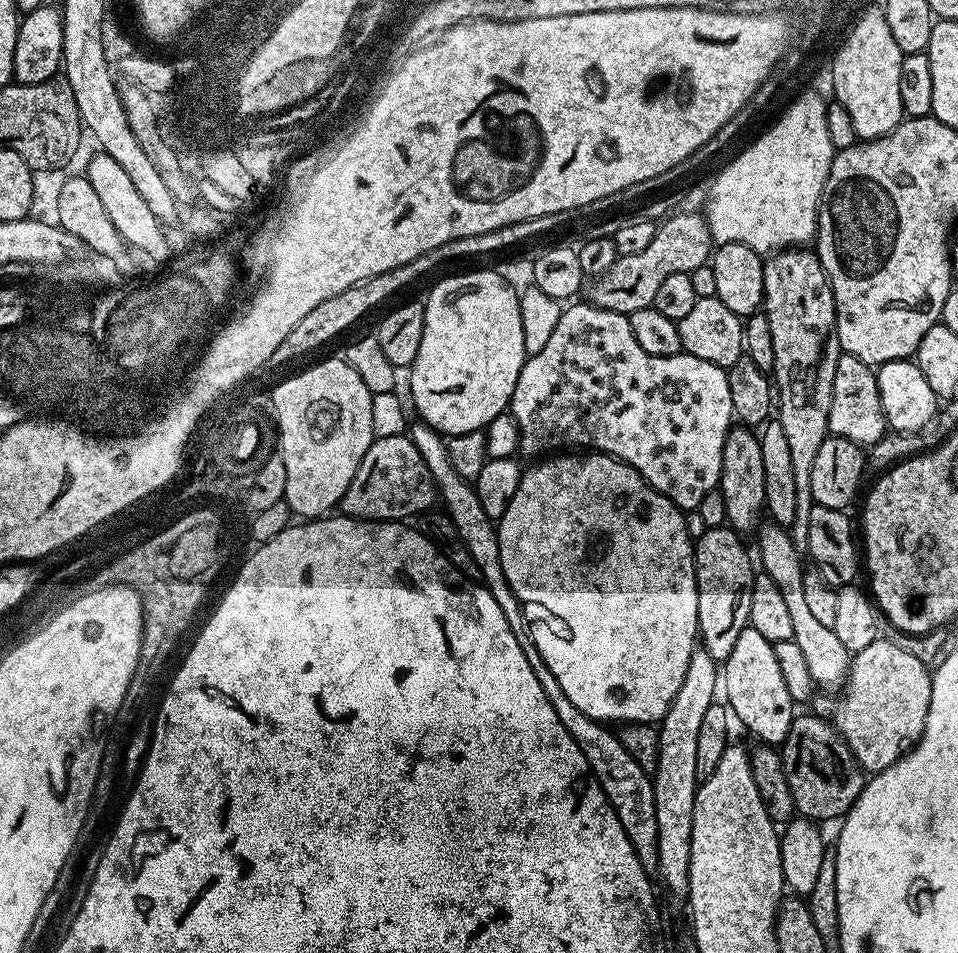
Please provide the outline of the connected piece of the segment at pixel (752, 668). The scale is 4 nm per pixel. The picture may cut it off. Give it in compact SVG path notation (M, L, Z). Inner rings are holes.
M751 626L744 628L742 634L738 634L738 642L734 642L734 650L730 650L730 658L722 664L722 696L731 715L735 719L737 716L757 736L759 743L780 746L786 734L790 734L794 705L772 646L758 630Z

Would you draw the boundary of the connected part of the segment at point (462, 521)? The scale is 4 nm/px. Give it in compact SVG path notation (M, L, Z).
M416 422L409 427L408 435L422 454L423 461L426 462L427 469L430 470L431 478L436 483L437 493L445 512L451 518L451 522L458 533L460 540L467 548L471 556L473 567L480 572L481 581L485 588L494 598L495 602L502 609L502 614L513 630L514 636L518 638L518 646L526 655L526 660L530 663L530 668L534 673L534 678L542 685L546 698L550 701L550 706L554 708L558 720L565 726L567 732L574 742L579 744L587 764L591 766L592 773L595 774L600 789L606 794L612 809L622 823L622 828L626 831L626 836L638 855L642 868L649 874L657 873L658 864L658 820L655 817L654 790L651 775L642 766L630 757L626 748L622 746L619 735L610 732L607 725L597 720L590 719L588 715L582 714L580 710L567 698L562 688L558 684L557 678L550 673L550 668L542 661L538 654L537 647L533 640L528 636L527 624L524 620L523 605L514 595L512 587L506 582L505 571L502 570L501 548L498 542L497 525L490 519L482 504L475 487L467 480L462 479L450 462L447 441L439 432L433 430L428 424Z

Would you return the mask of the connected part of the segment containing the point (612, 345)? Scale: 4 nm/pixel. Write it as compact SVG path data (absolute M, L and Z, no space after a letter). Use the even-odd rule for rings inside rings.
M591 302L576 303L569 303L561 311L558 326L553 336L546 341L546 347L540 353L527 357L522 366L522 374L518 374L518 386L514 386L510 414L520 431L519 451L525 452L528 456L536 456L532 458L544 458L549 454L563 453L565 450L591 450L596 454L612 456L615 460L628 464L651 488L661 492L677 508L699 509L702 498L706 498L706 494L717 491L722 474L722 446L726 446L726 434L734 424L727 371L714 366L714 362L702 362L702 358L694 358L683 350L676 356L646 354L646 350L638 346L638 338L634 338L634 330L630 330L630 322L626 316L614 310L602 310Z

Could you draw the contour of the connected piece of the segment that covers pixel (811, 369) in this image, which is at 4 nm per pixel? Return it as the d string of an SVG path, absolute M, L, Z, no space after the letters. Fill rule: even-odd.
M811 249L773 253L763 268L764 315L770 325L773 371L778 395L776 420L785 431L797 483L797 513L790 526L794 548L804 558L809 552L811 472L818 450L828 436L837 358L842 355L835 336L836 303L827 269Z

